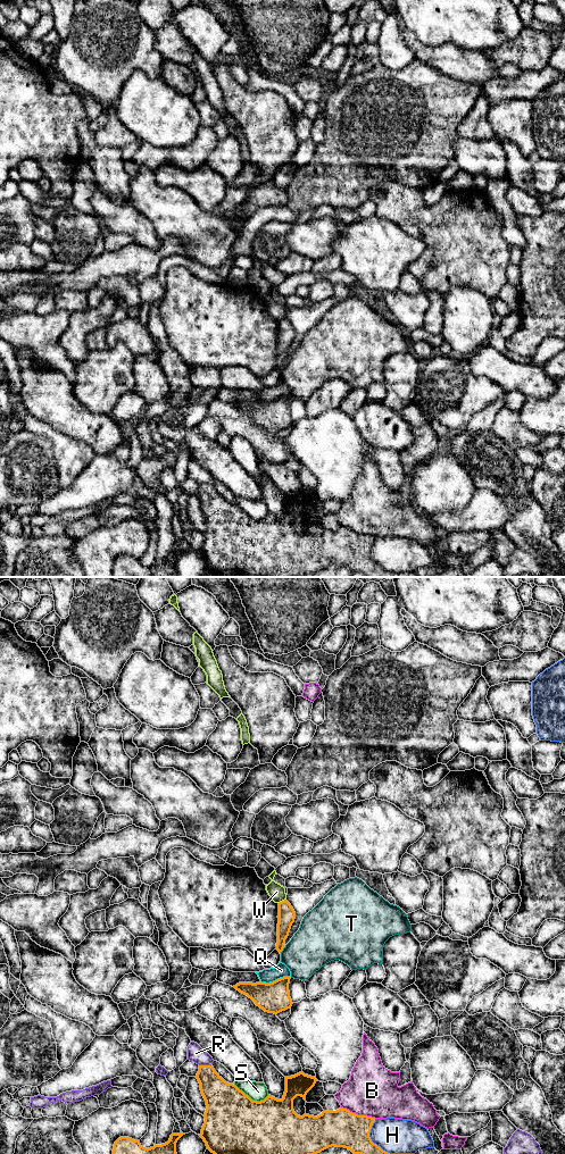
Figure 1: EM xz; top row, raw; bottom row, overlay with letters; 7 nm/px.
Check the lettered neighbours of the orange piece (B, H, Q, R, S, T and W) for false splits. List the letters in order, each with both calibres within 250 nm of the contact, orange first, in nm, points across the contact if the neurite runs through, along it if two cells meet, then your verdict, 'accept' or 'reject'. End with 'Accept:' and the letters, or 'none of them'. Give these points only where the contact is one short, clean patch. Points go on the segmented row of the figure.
B: calibres 260 and 360 nm; reject
H: calibres 260 and 260 nm; reject
Q: calibres 220 and 100 nm; reject
R: calibres 220 and 110 nm; reject
S: calibres 420 and 130 nm; reject
T: calibres 120 and 320 nm; reject
W: calibres 120 and 120 nm; border xz (285, 899), (279, 903); reject
Accept: none of them

